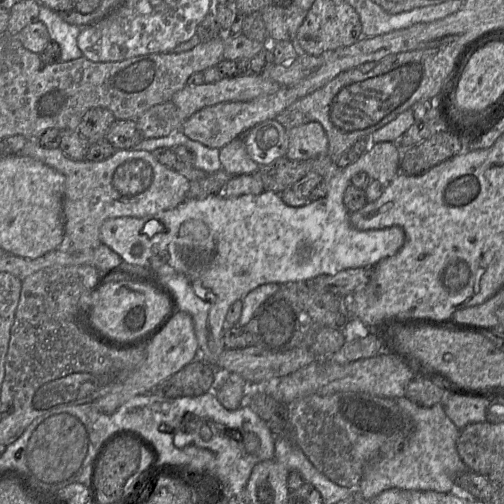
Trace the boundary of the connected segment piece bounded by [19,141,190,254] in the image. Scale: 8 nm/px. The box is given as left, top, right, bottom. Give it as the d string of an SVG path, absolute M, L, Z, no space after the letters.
M28 141L19 153L38 160L65 177L63 199L64 235L58 250L79 253L102 244L100 228L111 218L154 215L171 210L186 200L190 181L185 175L161 164L146 150L116 150L106 160L91 162L68 158L57 149L48 149L37 141Z

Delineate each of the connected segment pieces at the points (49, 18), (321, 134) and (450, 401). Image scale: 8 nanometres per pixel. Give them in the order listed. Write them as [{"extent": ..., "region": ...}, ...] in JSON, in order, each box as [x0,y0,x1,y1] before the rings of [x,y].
[{"extent":[38,5,83,62],"region":[[[44,5],[39,6],[38,21],[47,27],[51,41],[59,45],[61,50],[59,62],[68,62],[83,56],[77,46],[77,39],[83,28],[67,23]]]},{"extent":[285,122,328,160],"region":[[[308,122],[287,131],[289,147],[285,158],[307,160],[328,153],[328,138],[320,123]]]},{"extent":[443,395,489,429],"region":[[[448,395],[443,402],[447,416],[459,429],[470,423],[486,421],[489,404],[484,398],[462,395]]]}]

